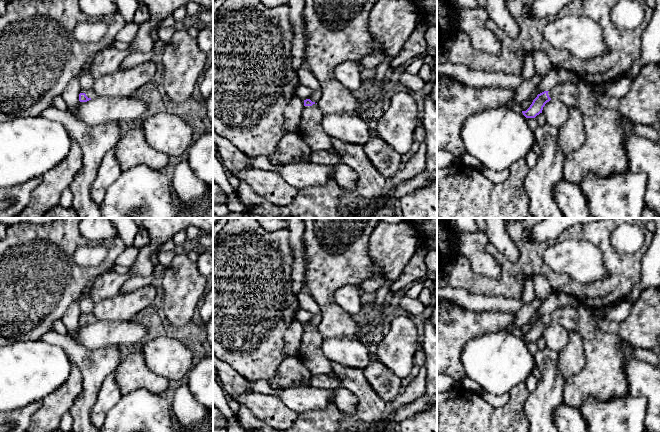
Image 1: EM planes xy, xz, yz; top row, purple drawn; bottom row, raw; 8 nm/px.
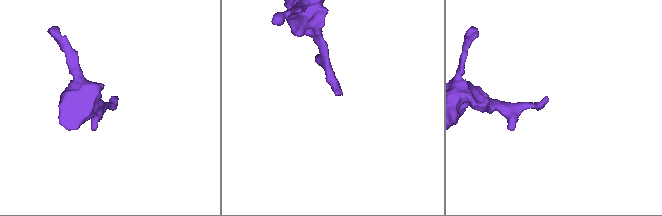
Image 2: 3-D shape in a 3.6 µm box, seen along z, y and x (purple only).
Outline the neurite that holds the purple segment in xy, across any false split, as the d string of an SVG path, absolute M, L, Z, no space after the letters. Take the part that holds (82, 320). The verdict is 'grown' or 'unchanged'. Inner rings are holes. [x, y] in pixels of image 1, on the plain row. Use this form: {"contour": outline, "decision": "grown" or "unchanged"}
{"contour": "M81 313L80 318L79 318L79 325L87 326L87 325L93 323L94 321L96 321L96 318L93 315L93 313L91 313L91 314L82 314Z", "decision": "grown"}

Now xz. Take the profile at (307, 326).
{"contour": "M304 324L304 334L298 348L298 358L312 375L328 375L331 373L331 361L322 350L323 338L315 326Z", "decision": "grown"}

